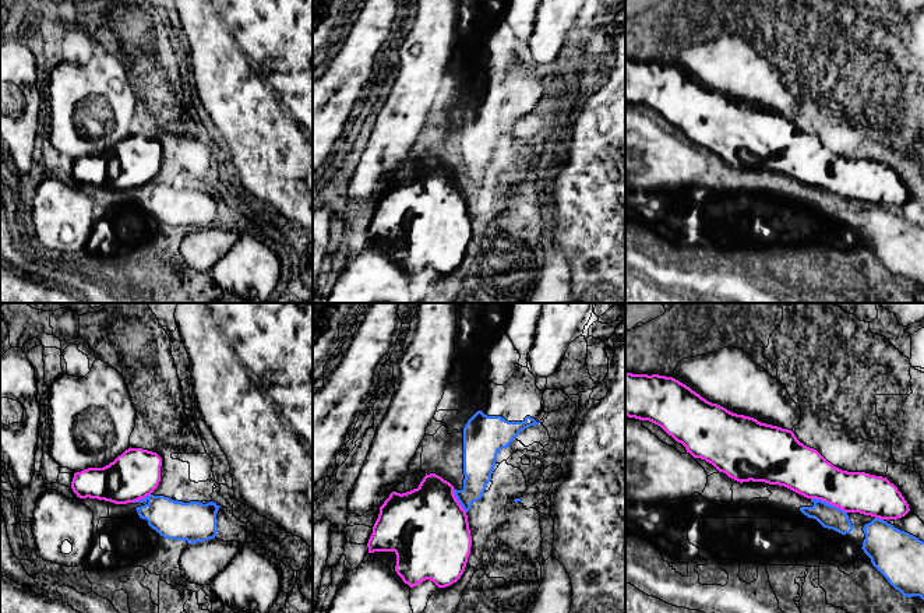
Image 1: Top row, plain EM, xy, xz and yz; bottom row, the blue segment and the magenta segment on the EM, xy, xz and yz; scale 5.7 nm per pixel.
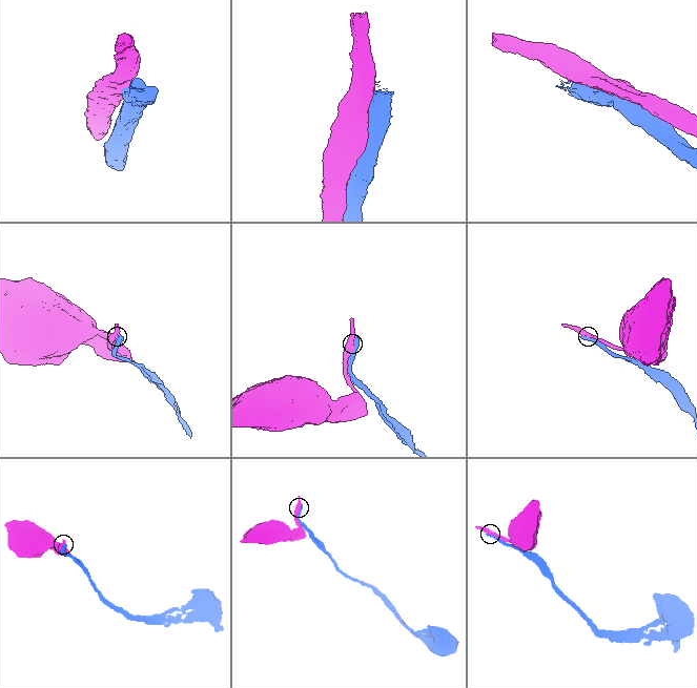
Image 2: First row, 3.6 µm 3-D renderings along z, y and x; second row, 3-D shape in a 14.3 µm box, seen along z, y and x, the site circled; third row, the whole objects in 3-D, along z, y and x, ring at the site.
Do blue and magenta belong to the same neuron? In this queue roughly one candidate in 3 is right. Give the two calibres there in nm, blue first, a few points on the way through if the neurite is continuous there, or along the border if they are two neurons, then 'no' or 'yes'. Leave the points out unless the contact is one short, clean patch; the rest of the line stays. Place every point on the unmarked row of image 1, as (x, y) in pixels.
140 nm thick on the blue side, 260 nm on the other; border along yz (811, 185), (821, 186), (846, 200); no

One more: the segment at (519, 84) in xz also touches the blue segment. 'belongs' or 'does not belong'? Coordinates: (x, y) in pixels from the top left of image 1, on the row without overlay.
belongs

